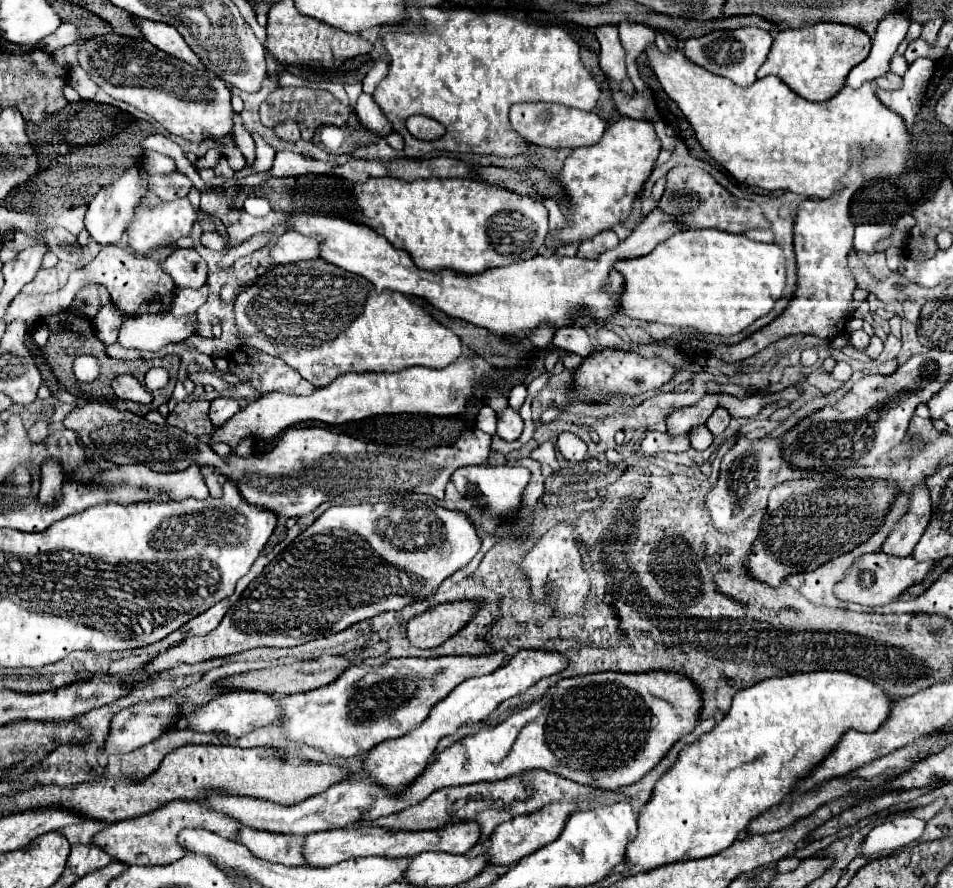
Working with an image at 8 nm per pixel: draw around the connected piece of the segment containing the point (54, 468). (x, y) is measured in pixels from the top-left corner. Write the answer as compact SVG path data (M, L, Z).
M56 458L42 464L42 486L40 486L40 502L54 502L60 496L60 488L64 482L62 464Z

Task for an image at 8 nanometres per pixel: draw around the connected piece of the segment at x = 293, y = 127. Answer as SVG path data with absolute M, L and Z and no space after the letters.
M282 122L274 128L274 134L280 138L280 140L286 140L286 142L296 142L301 139L301 133L299 126L296 122Z

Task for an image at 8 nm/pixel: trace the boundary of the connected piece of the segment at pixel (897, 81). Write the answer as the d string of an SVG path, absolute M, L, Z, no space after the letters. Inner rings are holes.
M888 72L886 78L880 78L878 80L878 86L884 88L884 90L898 90L898 86L902 86L902 78L898 78L896 74Z

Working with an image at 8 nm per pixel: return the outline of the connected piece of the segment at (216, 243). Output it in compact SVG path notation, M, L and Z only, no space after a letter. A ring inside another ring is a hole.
M204 232L204 234L200 236L200 242L202 242L206 248L210 248L210 250L222 250L224 244L226 244L226 240L224 240L218 232Z

